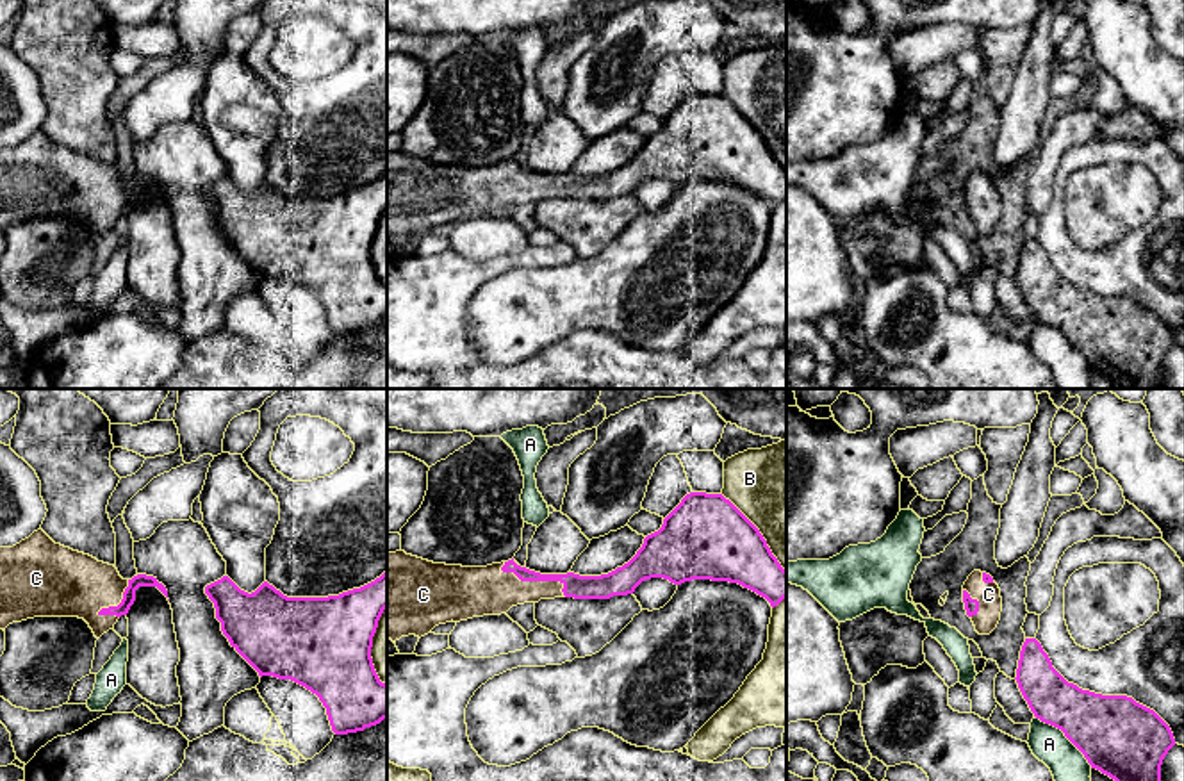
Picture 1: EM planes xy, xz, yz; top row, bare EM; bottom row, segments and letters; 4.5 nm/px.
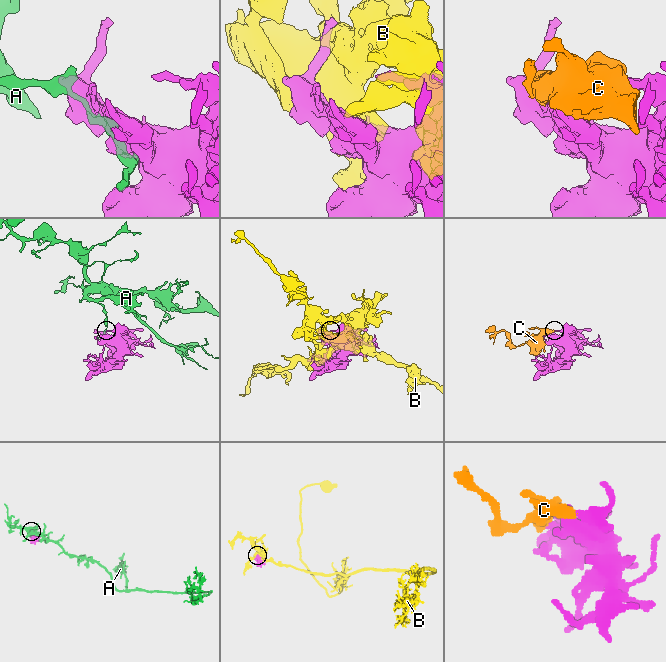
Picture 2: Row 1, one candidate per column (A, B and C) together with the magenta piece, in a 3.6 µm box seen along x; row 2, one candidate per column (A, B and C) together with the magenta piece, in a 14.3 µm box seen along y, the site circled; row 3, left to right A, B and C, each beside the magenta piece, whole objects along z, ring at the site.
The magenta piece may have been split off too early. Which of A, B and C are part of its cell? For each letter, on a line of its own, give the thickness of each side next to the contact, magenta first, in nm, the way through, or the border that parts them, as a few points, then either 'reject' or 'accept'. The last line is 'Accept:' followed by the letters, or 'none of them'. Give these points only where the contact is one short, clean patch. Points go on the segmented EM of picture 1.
A: 360/160 nm | reject
B: 380/420 nm | reject
C: 110/220 nm | across xz (580, 587), (537, 580), (484, 591) | accept
Accept: C

